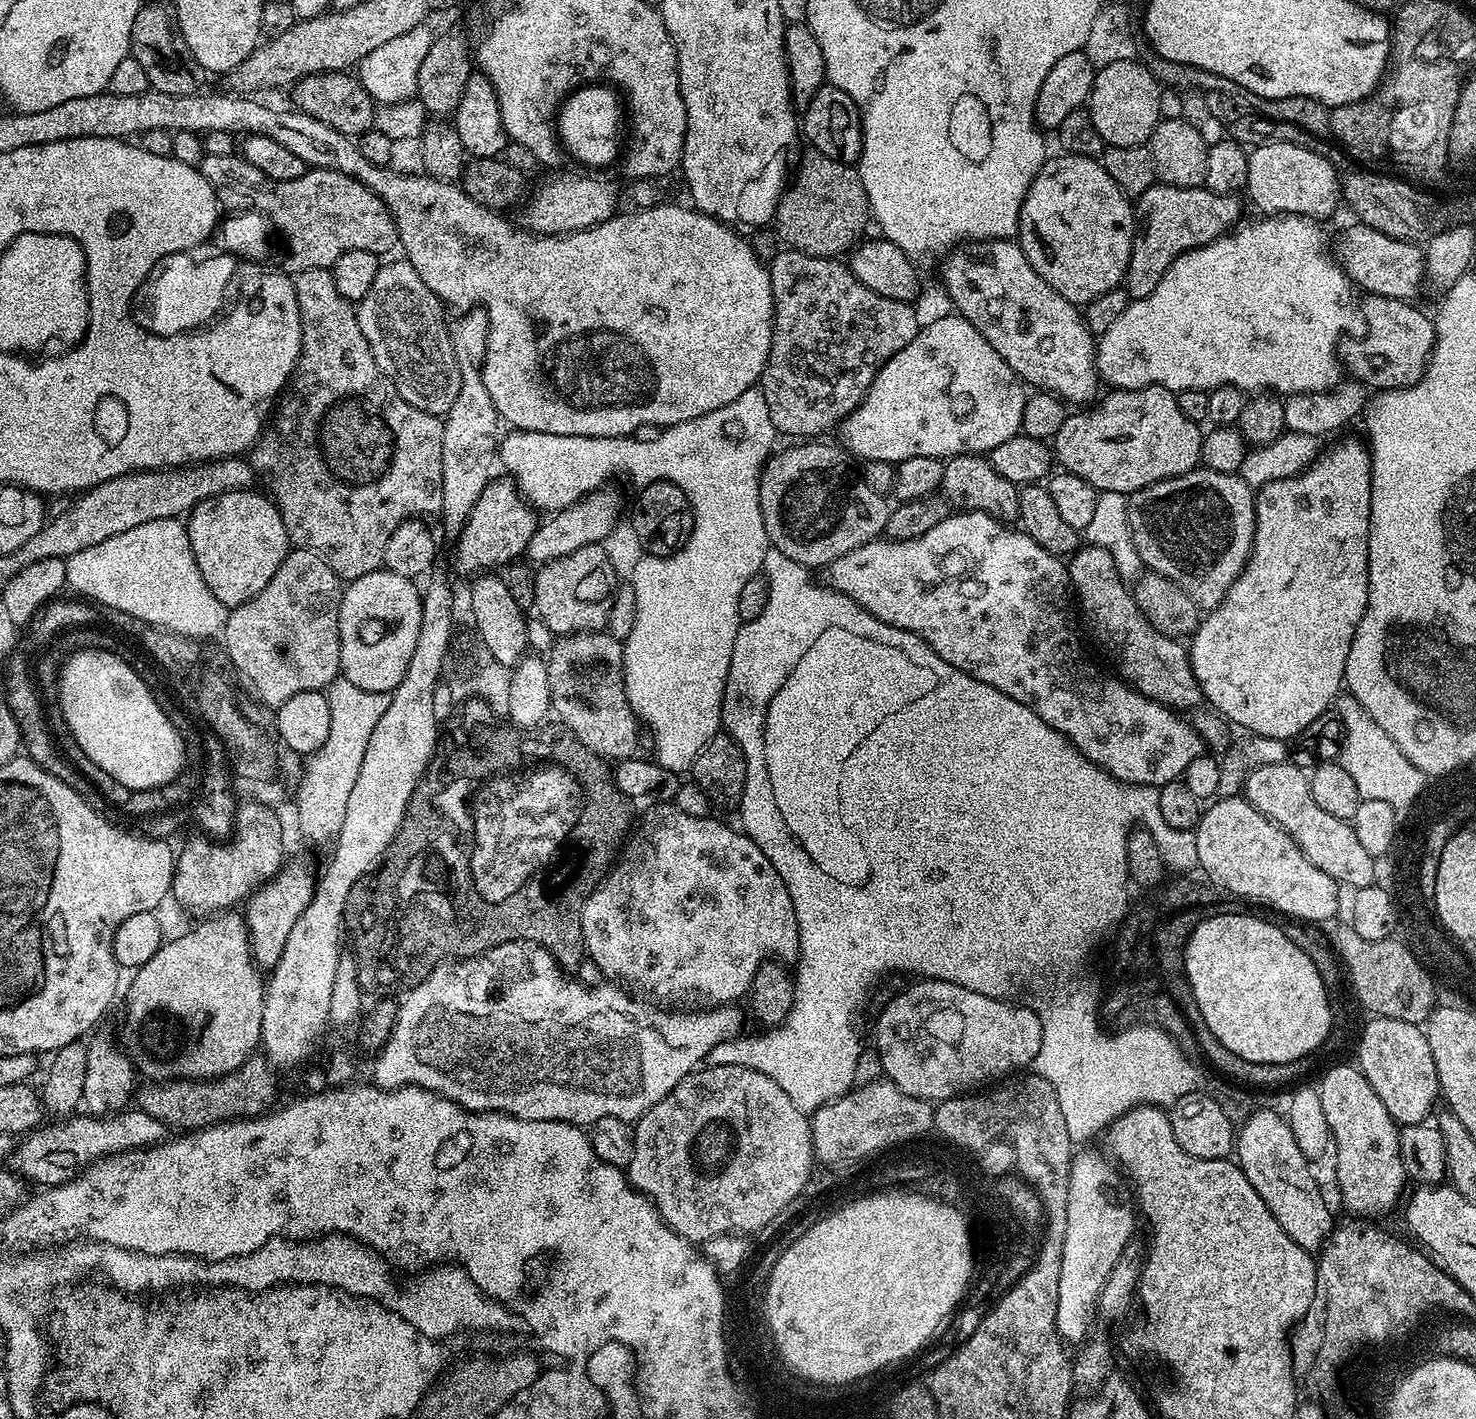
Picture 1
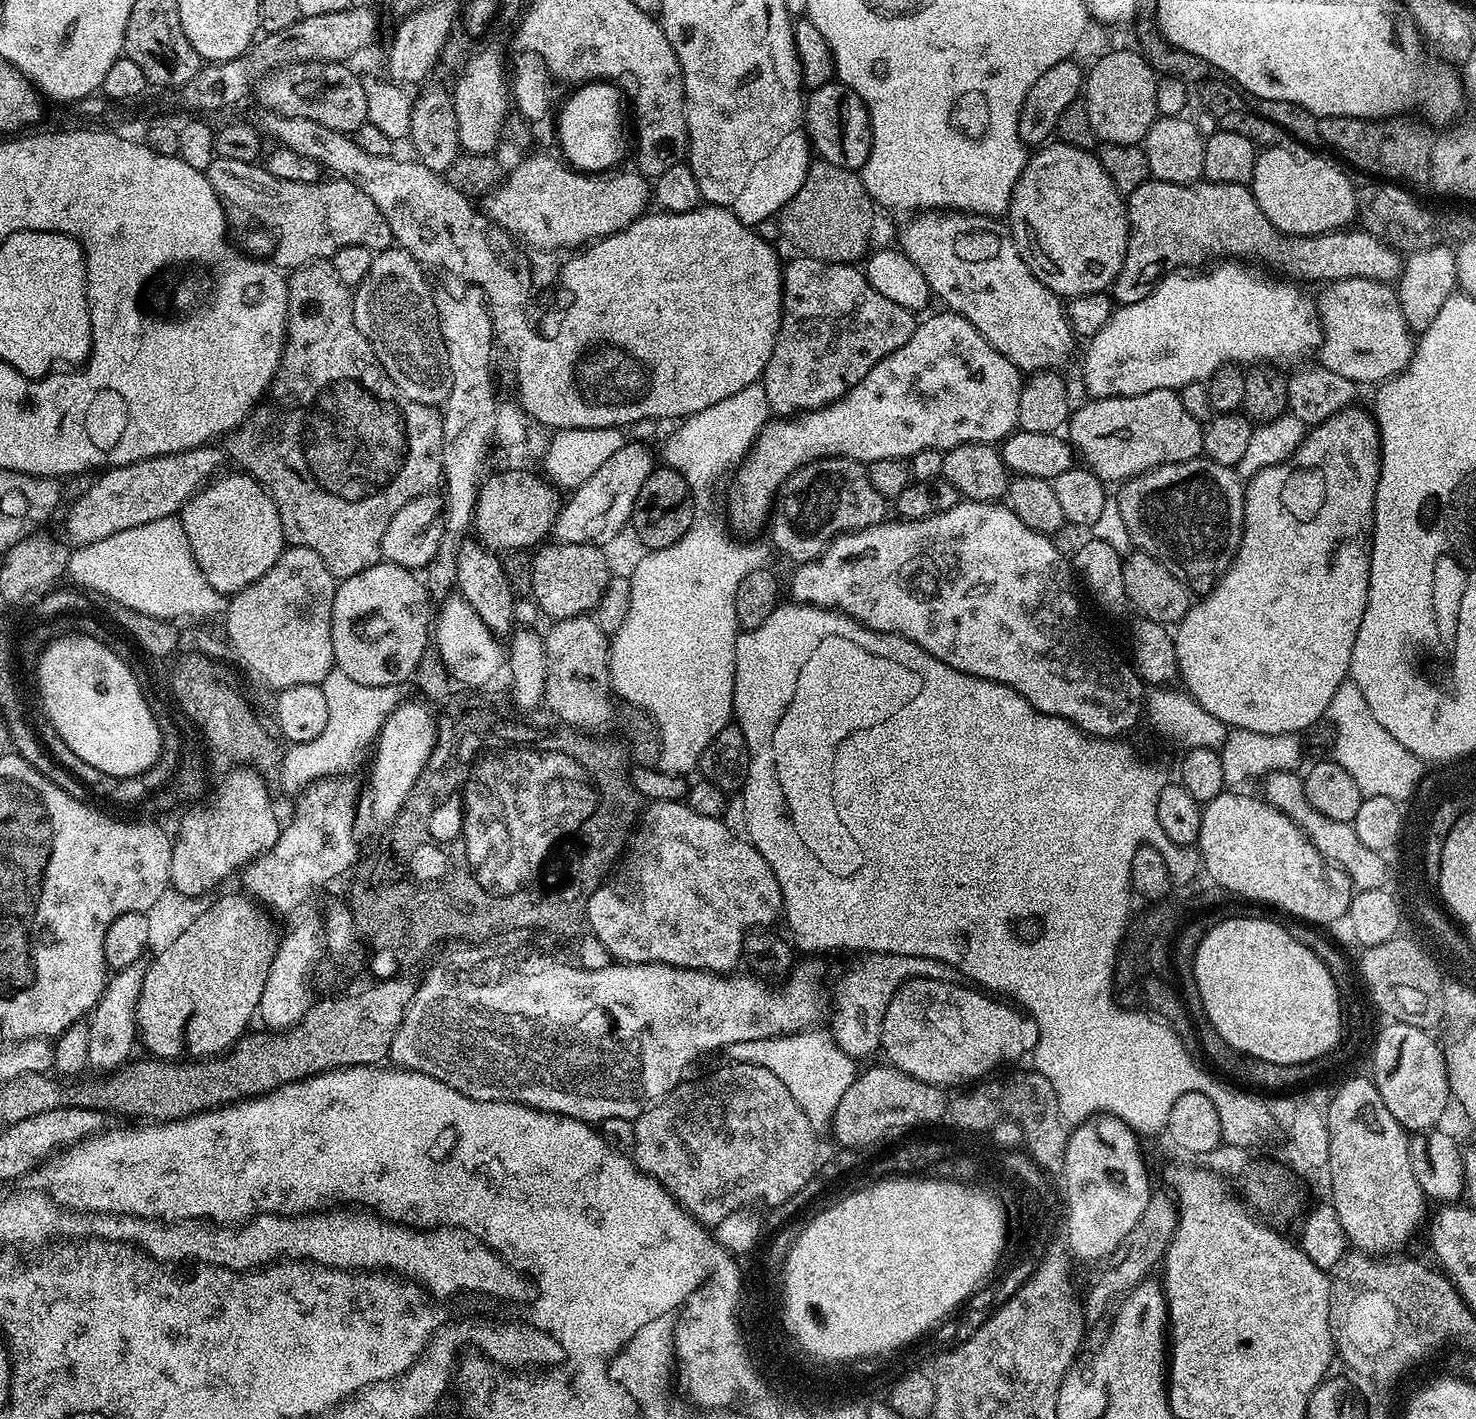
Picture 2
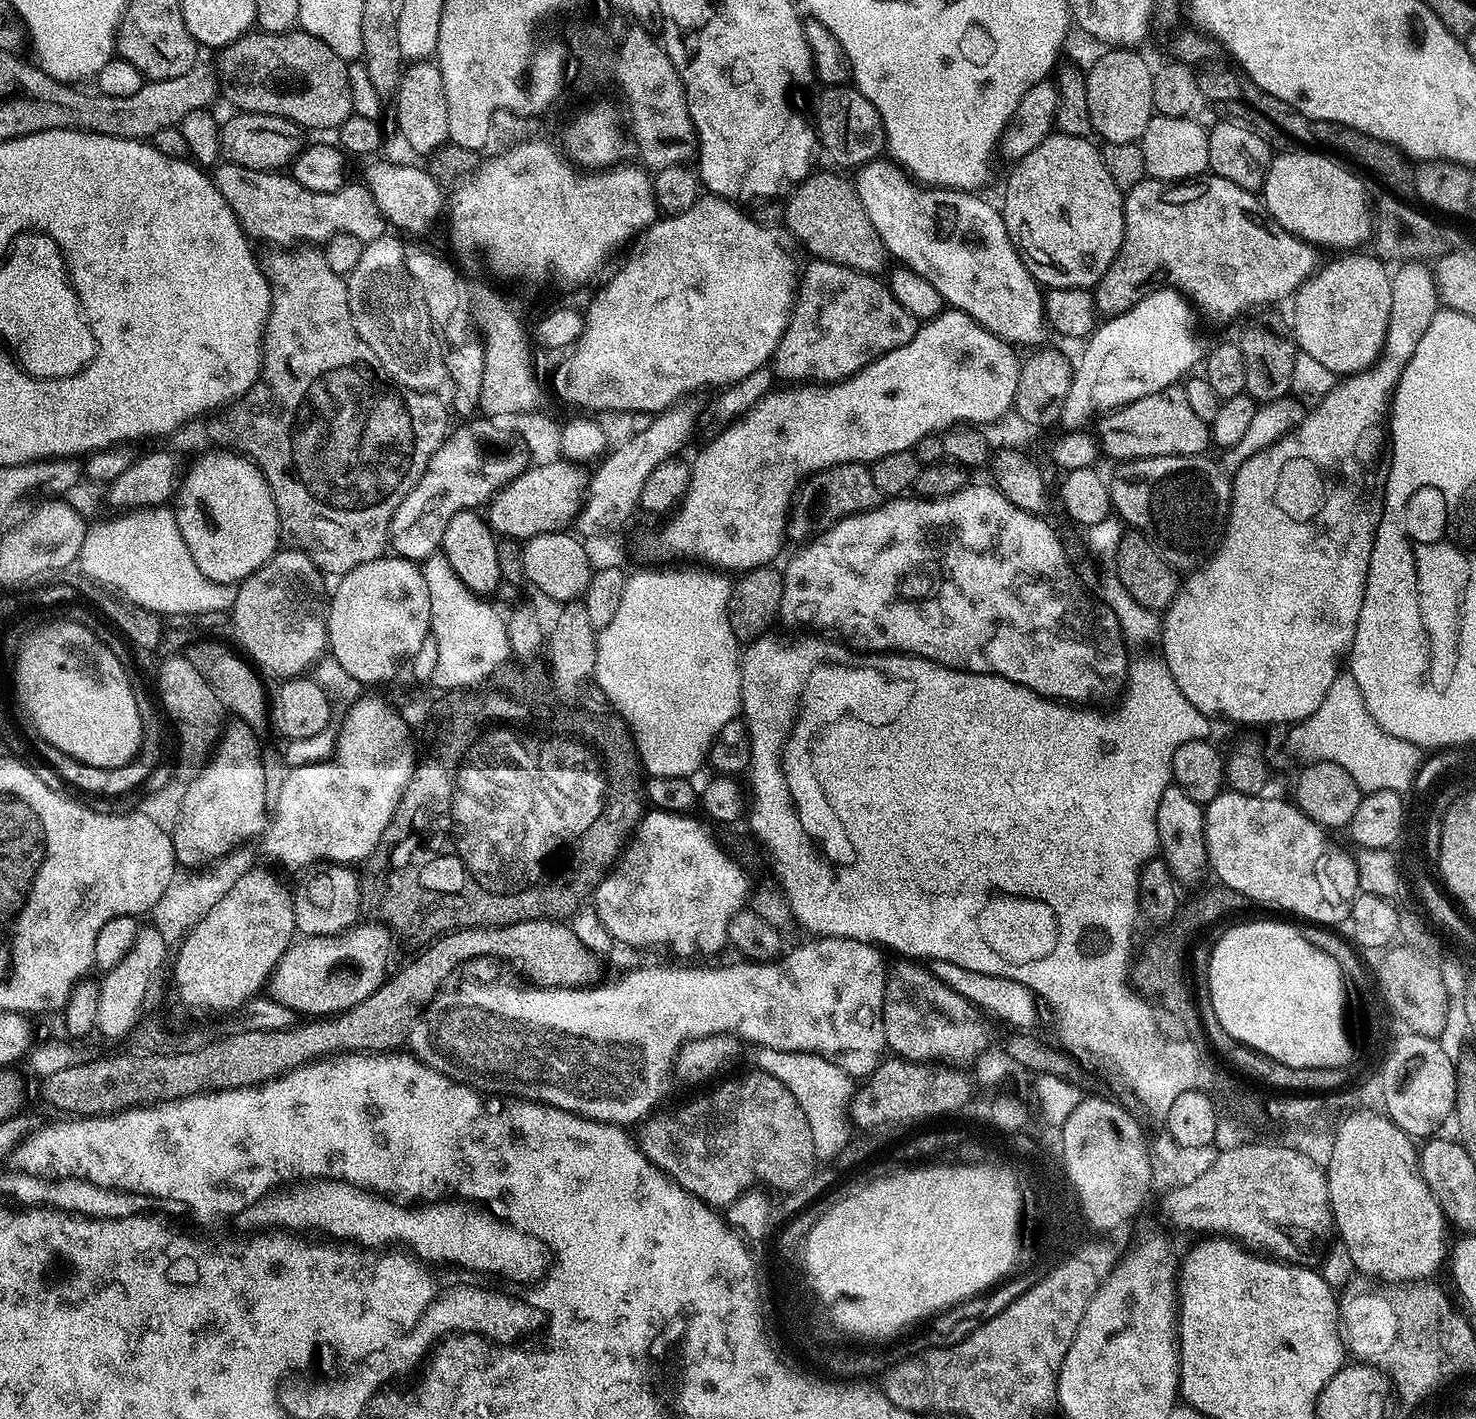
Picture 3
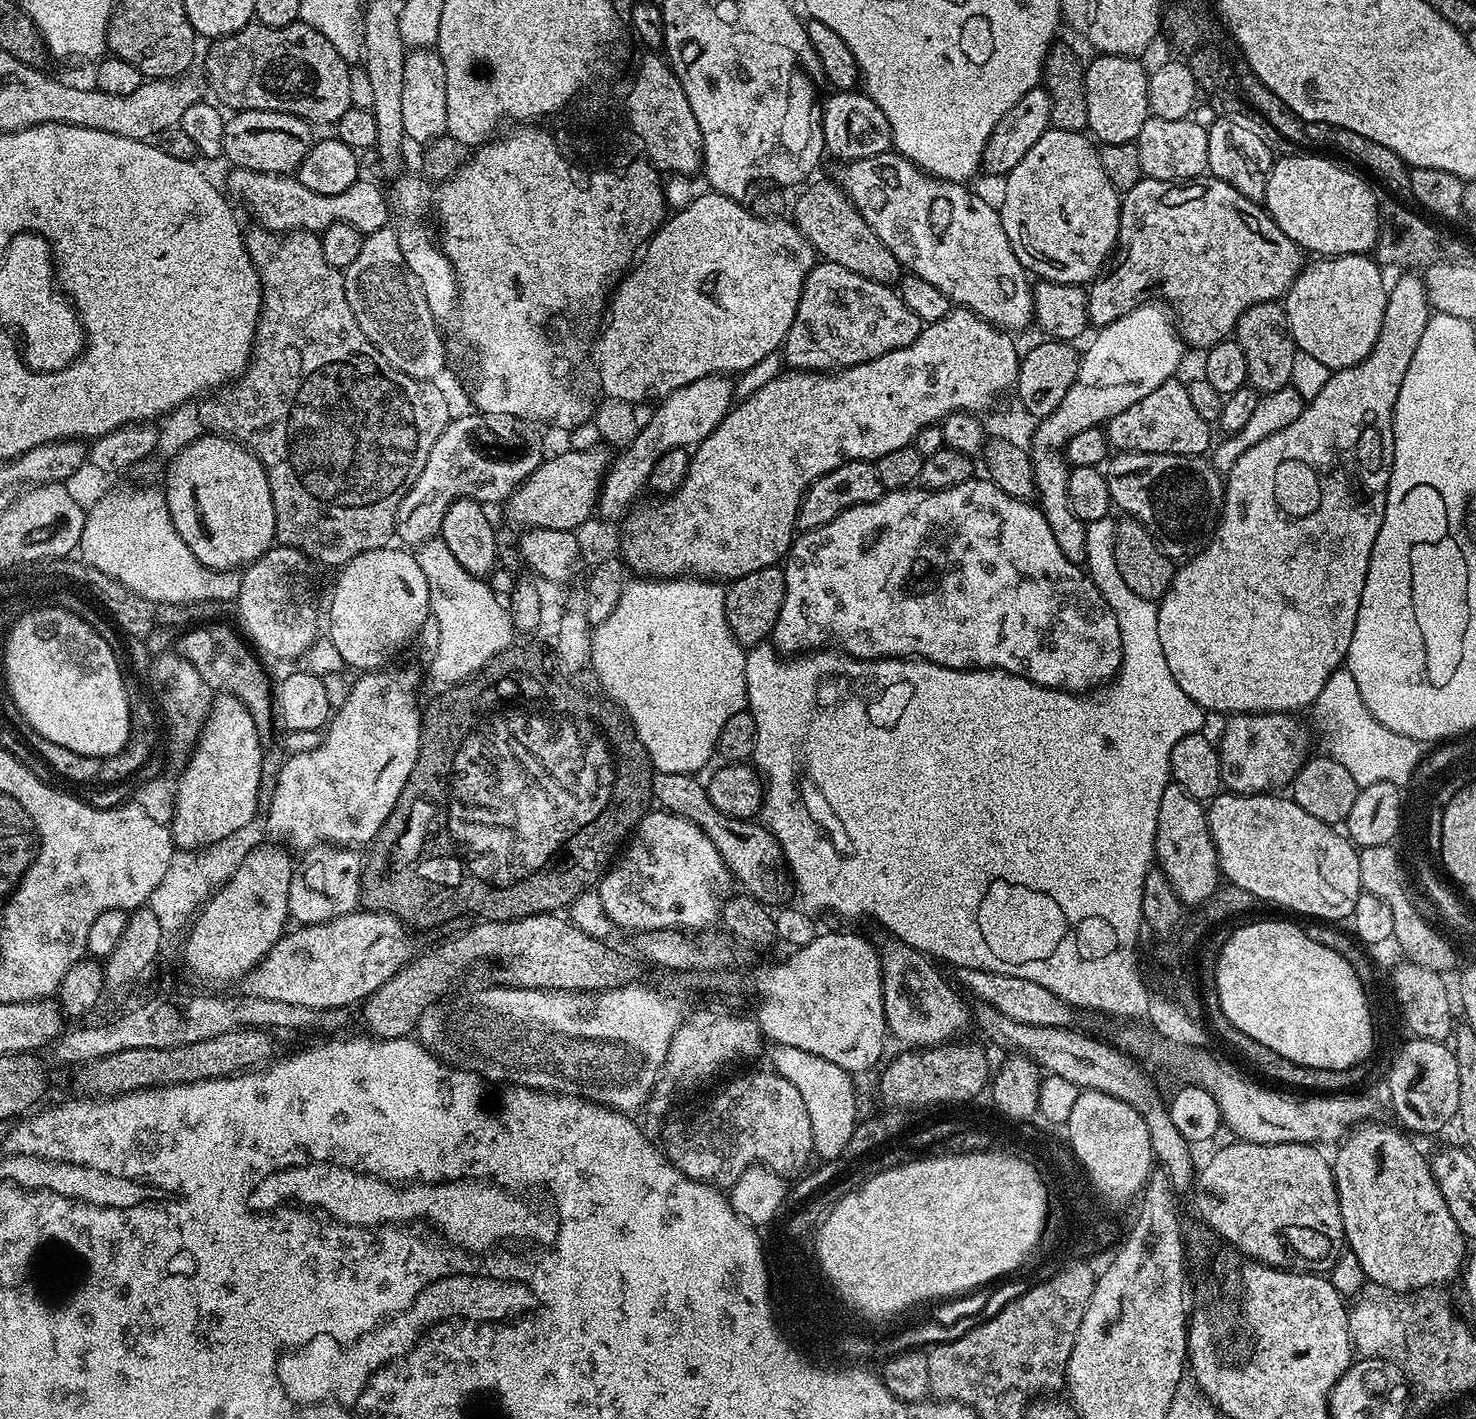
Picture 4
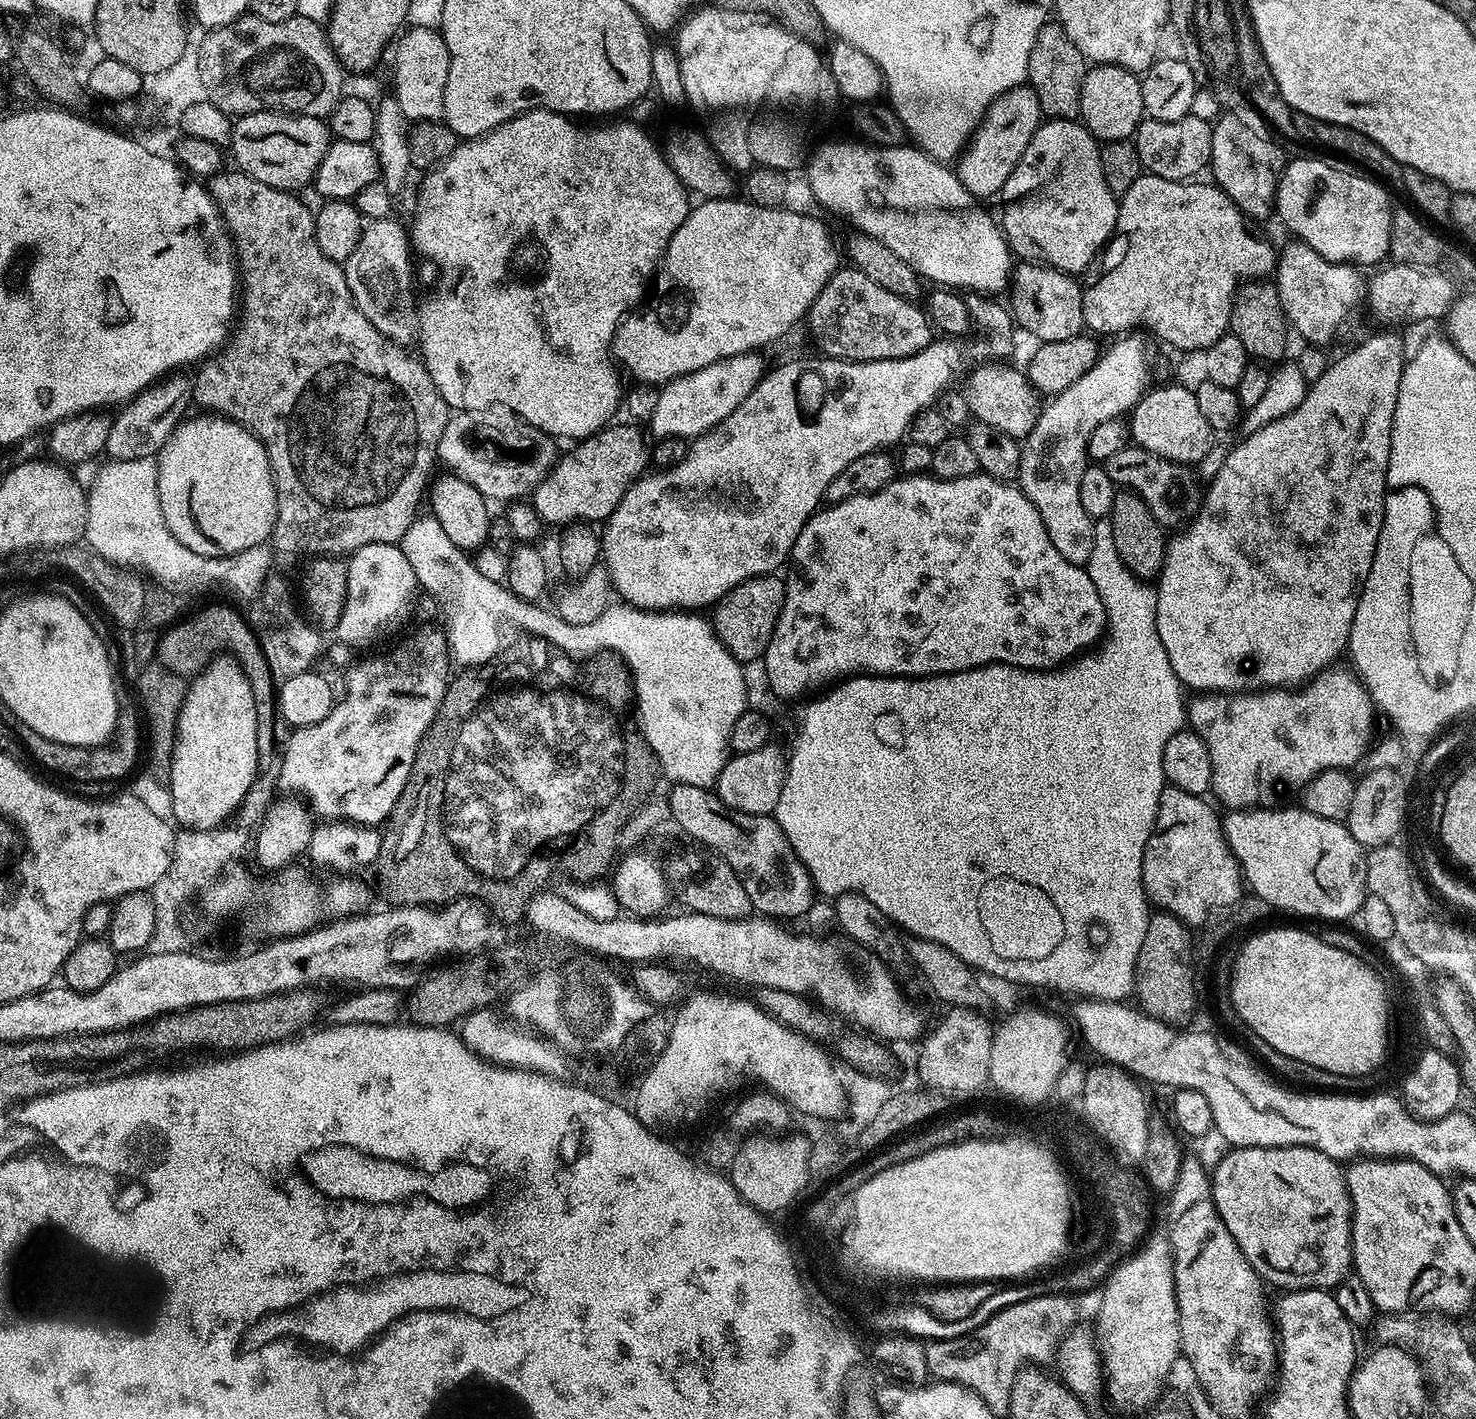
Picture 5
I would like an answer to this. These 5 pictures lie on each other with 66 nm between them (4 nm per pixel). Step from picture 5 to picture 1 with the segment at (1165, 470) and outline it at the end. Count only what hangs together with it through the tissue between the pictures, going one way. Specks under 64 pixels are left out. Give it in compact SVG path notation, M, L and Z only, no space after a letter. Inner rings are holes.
M1203 466L1191 468L1186 474L1178 474L1174 478L1166 478L1162 482L1154 482L1142 490L1131 493L1128 496L1128 525L1132 531L1131 547L1136 548L1140 555L1140 560L1145 565L1145 569L1156 572L1158 575L1164 575L1172 580L1177 586L1181 587L1196 603L1200 610L1211 610L1217 608L1226 598L1230 586L1242 574L1242 570L1248 561L1248 555L1252 553L1252 543L1254 542L1254 530L1256 529L1256 497L1254 495L1253 485L1246 483L1239 474L1231 472L1219 472L1210 470Z

